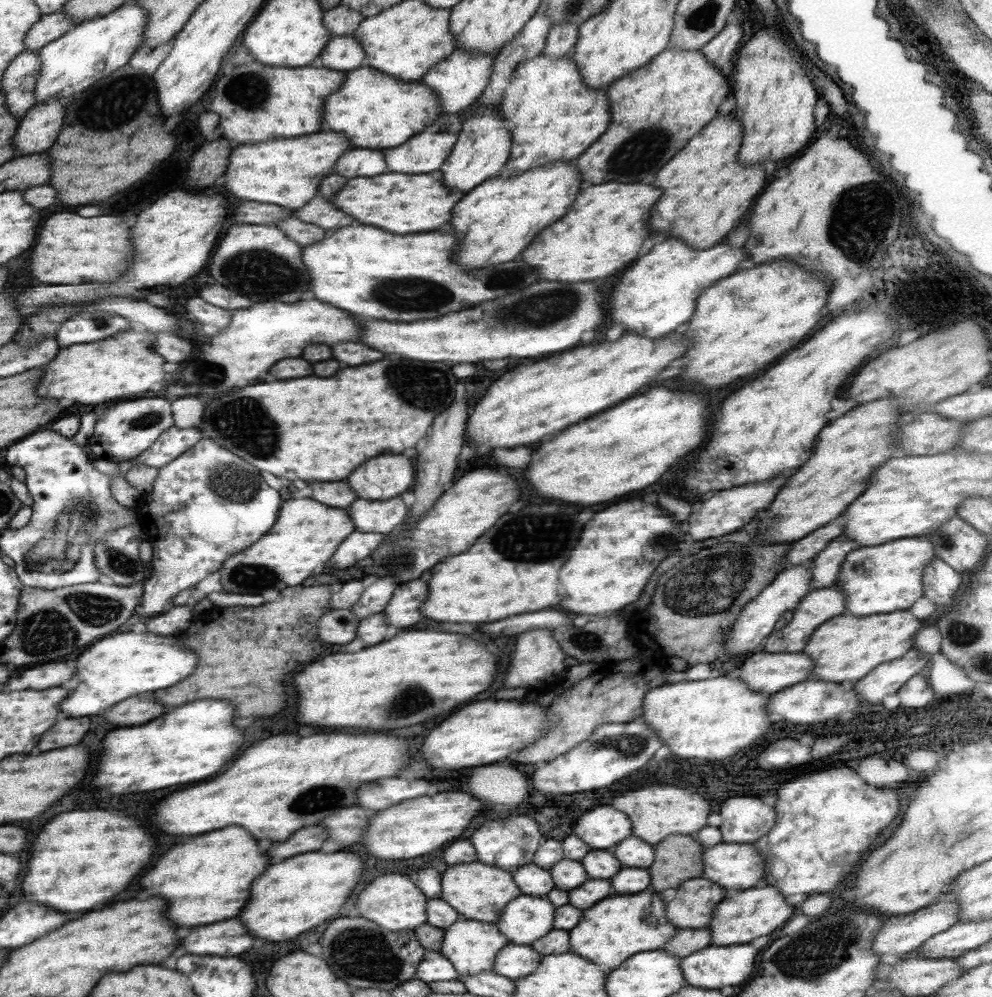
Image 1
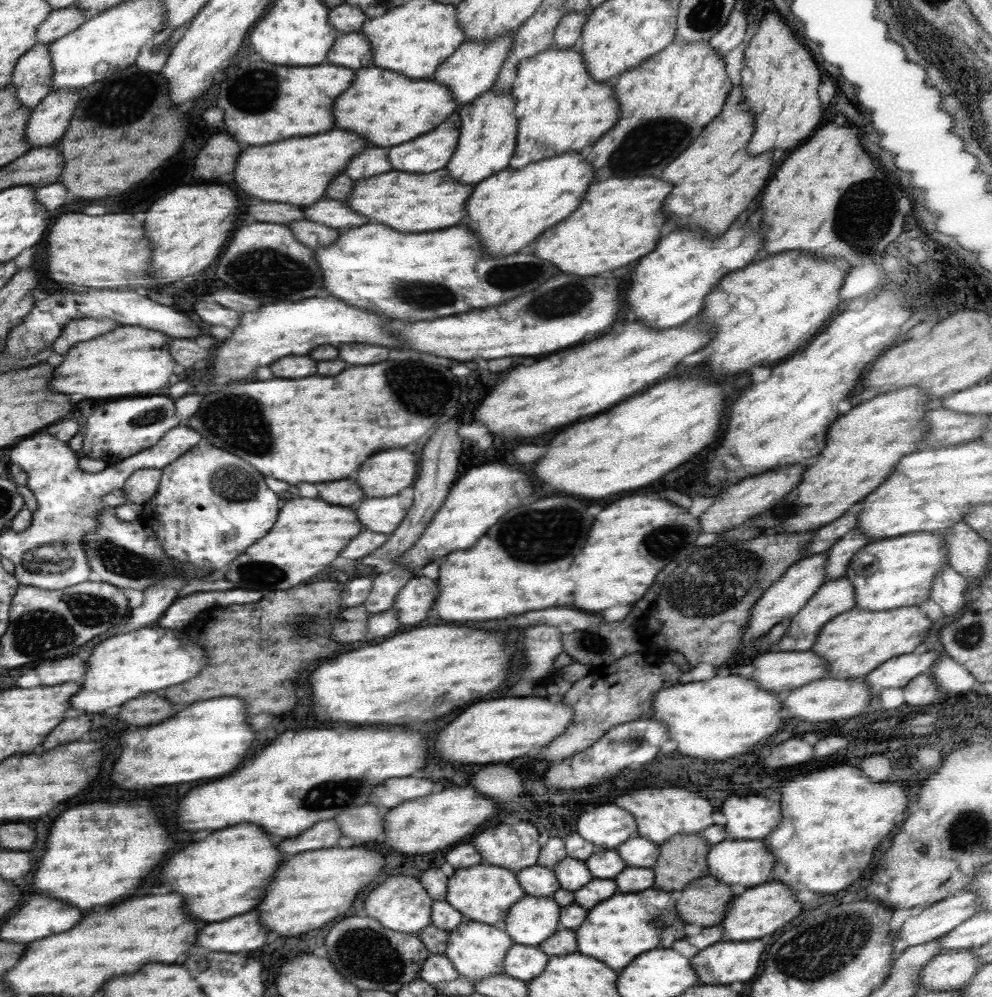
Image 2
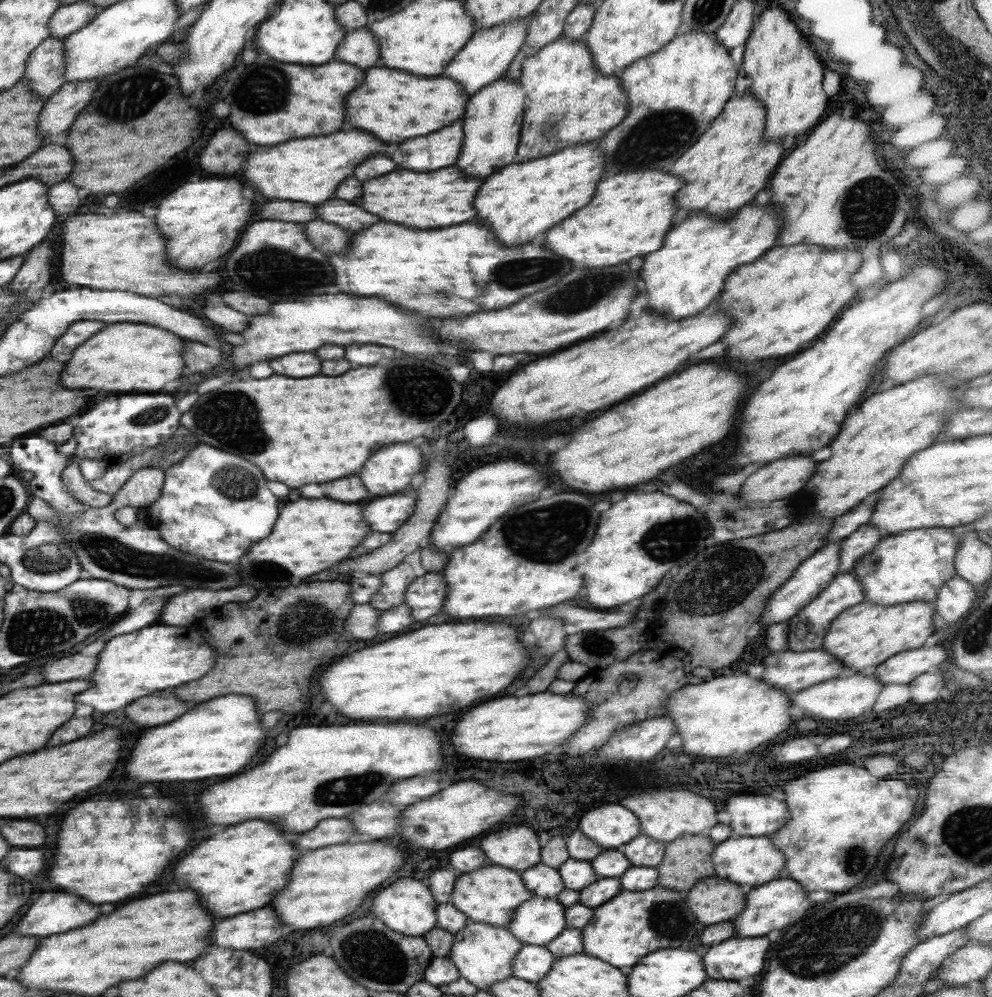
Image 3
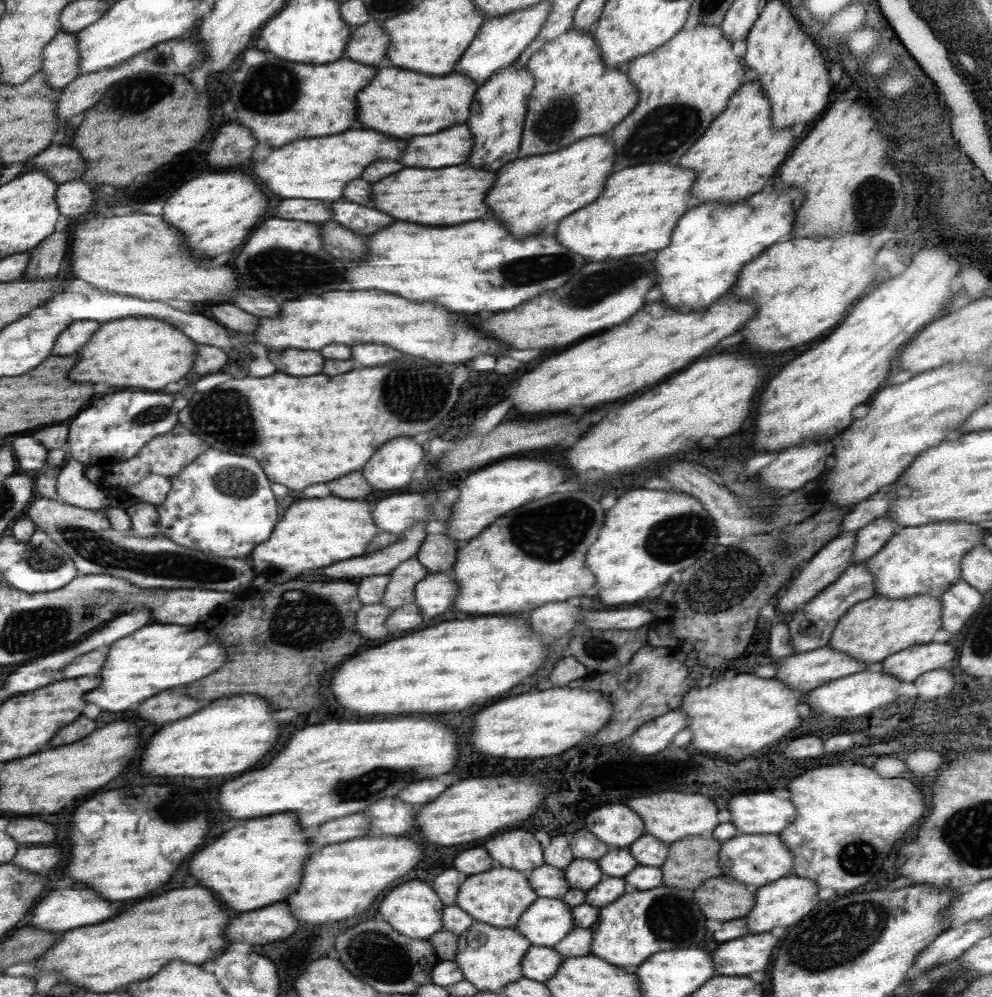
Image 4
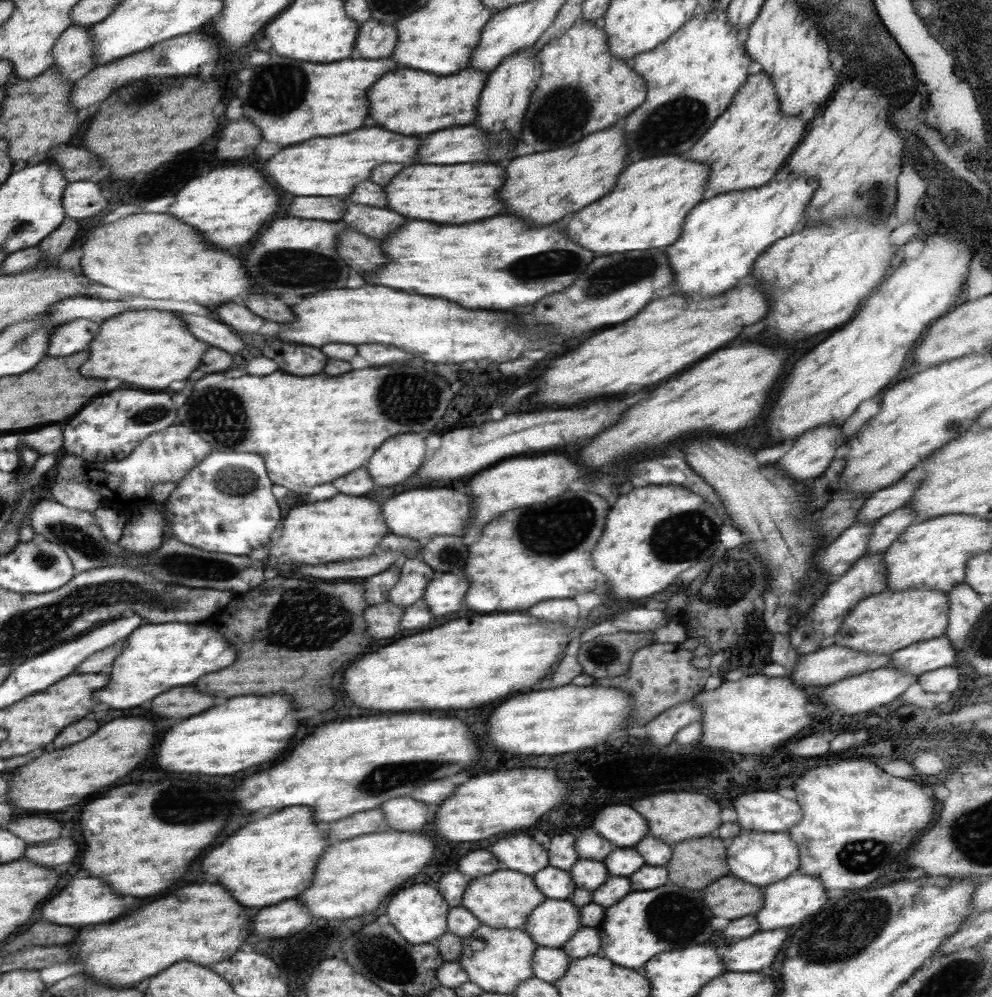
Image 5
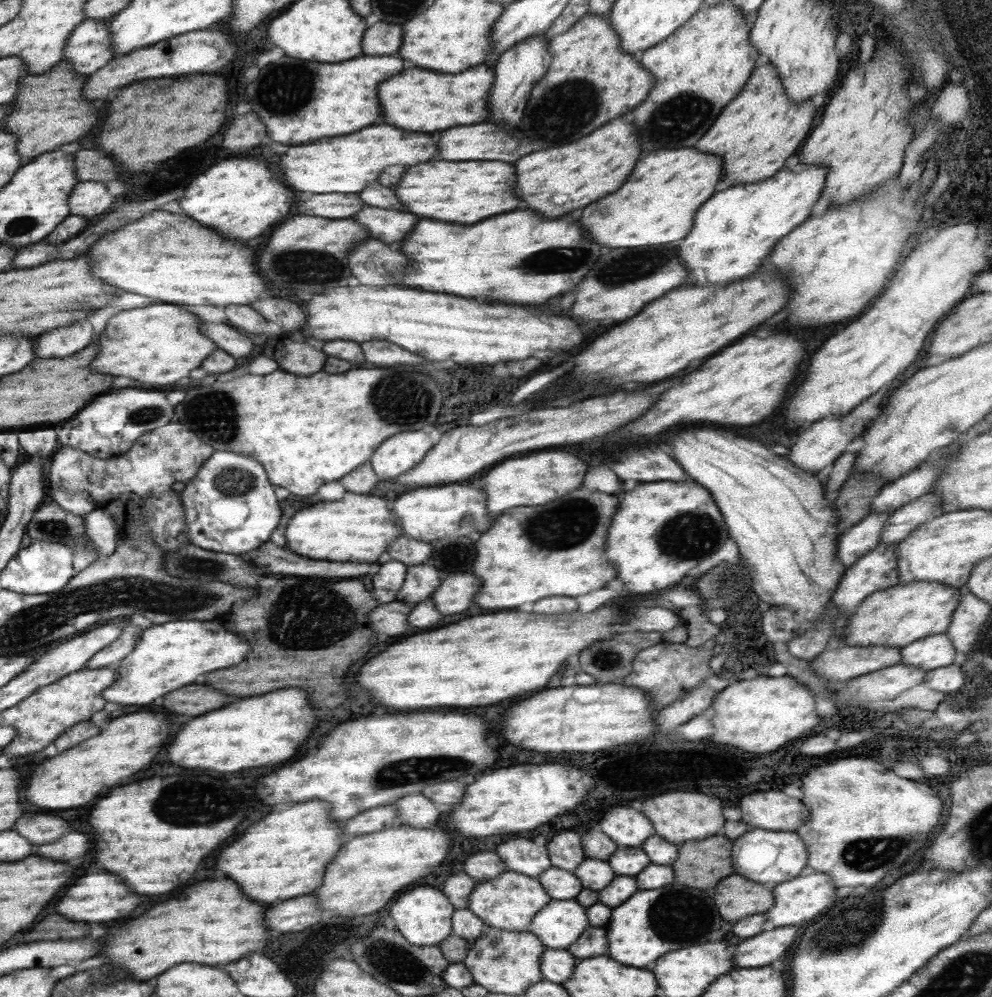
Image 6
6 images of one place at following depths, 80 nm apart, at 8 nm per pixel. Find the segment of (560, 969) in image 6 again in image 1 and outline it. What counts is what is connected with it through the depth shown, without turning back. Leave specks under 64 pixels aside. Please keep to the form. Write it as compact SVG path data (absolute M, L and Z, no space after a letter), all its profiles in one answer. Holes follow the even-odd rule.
M509 942L498 953L493 971L506 978L518 980L532 974L538 968L542 957L543 954L530 945Z

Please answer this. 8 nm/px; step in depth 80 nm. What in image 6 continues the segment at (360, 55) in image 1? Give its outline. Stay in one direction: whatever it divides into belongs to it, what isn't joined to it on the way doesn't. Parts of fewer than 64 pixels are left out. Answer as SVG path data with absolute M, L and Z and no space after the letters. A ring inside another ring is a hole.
M376 22L364 34L364 54L396 54L402 46L402 26Z

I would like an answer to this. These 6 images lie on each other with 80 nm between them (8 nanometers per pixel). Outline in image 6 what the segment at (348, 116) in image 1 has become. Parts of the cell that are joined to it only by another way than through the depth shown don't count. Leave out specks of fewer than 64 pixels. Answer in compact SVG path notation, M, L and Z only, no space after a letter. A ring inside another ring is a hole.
M480 64L460 74L440 74L422 68L408 68L392 76L378 88L380 104L384 104L384 118L388 124L414 130L436 132L452 126L478 124L488 118L488 94L494 82L494 66Z

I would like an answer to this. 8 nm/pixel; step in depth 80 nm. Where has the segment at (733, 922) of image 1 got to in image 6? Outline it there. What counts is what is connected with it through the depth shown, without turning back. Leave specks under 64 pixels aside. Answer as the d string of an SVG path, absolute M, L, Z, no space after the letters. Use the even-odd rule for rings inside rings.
M805 871L792 880L774 885L775 903L765 913L768 916L770 927L794 926L794 924L802 924L806 920L812 920L814 916L824 914L835 901L837 902L836 890L837 888L830 876L822 874L822 872L810 871Z

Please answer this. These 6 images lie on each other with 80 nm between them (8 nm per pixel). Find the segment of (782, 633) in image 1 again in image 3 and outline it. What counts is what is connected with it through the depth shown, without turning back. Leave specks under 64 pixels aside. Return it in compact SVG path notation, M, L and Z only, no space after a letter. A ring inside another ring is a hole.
M839 572L831 581L830 584L812 601L807 604L798 614L795 614L789 619L789 631L787 634L788 648L794 652L804 652L806 650L816 650L822 646L822 638L828 629L831 622L847 608L853 607L855 604L860 604L865 601L865 590L863 582L859 576L853 572Z

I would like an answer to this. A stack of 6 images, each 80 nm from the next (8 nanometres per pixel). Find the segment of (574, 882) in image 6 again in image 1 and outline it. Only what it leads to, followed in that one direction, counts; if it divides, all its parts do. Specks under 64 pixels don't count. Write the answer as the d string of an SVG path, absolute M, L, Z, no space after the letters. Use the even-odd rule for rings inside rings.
M525 864L512 872L514 882L521 890L521 894L546 897L554 890L555 884L549 870L534 864Z

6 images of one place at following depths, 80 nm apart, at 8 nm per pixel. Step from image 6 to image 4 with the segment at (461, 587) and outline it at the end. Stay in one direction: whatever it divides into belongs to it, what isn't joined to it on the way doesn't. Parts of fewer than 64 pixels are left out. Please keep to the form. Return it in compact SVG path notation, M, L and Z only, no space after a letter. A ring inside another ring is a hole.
M429 573L415 588L415 602L421 613L428 618L454 608L454 598L458 594L458 582L452 576Z

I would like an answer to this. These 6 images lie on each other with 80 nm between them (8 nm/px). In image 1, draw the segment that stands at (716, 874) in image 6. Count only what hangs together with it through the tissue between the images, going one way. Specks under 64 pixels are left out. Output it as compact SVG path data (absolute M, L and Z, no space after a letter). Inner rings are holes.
M668 836L654 846L656 860L648 868L651 884L659 894L669 894L685 880L702 877L703 844L692 836Z

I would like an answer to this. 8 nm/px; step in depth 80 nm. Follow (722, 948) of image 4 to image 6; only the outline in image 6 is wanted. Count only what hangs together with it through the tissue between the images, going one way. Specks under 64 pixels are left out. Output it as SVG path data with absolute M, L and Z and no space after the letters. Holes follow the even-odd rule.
M798 926L769 927L758 936L740 942L734 952L734 962L738 968L768 966L788 954L798 934Z

